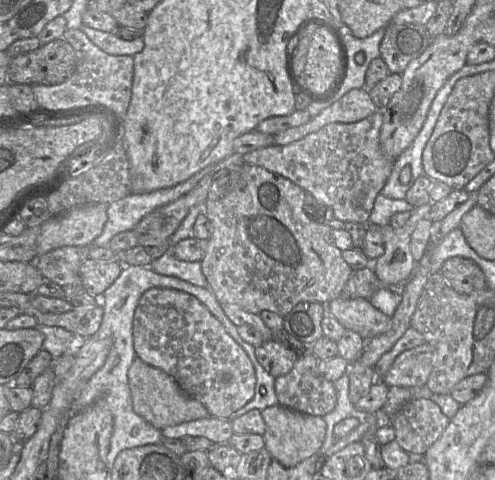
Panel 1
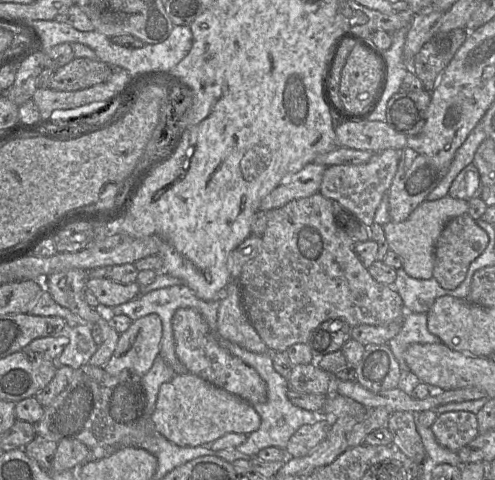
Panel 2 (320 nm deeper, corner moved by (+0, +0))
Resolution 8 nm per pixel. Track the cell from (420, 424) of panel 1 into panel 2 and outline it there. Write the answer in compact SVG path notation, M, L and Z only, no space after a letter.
M454 411L439 414L430 427L437 442L458 452L479 434L476 414L466 411Z

